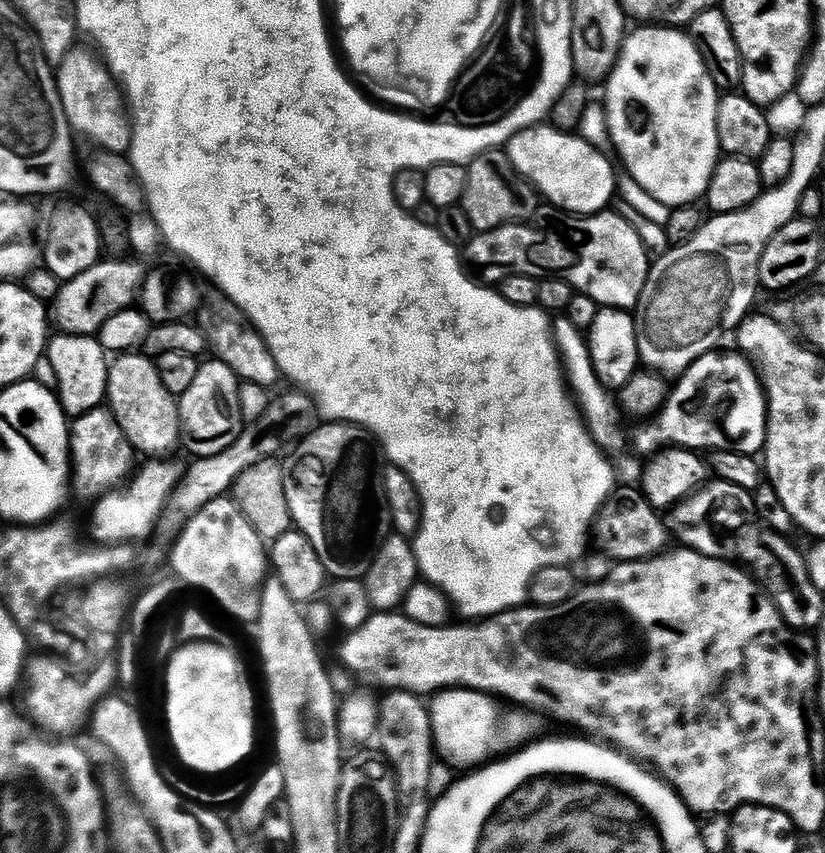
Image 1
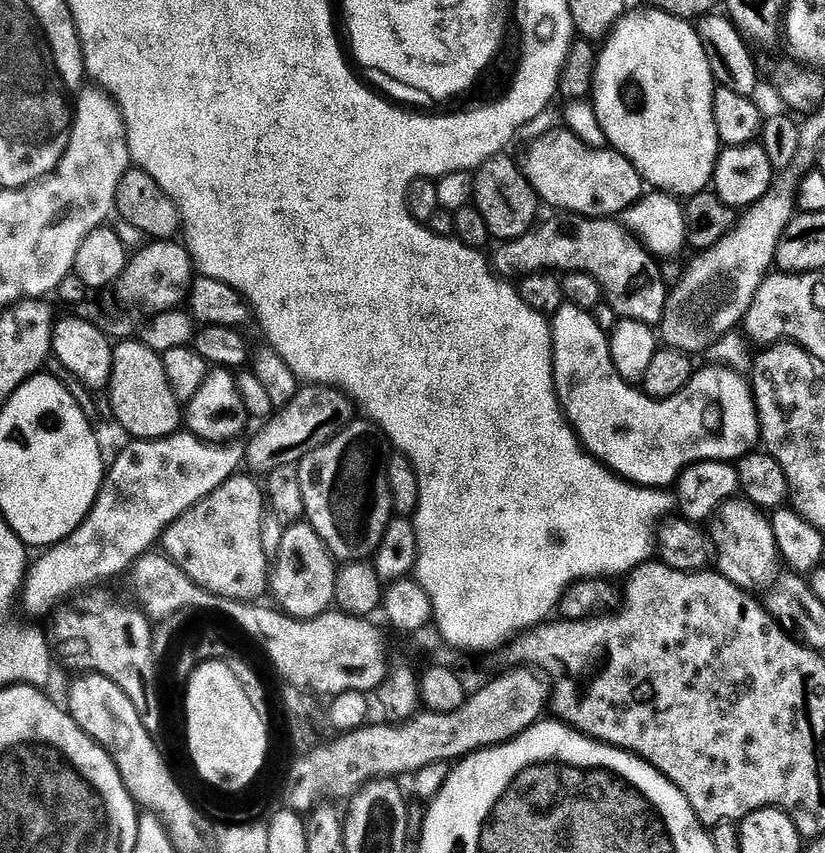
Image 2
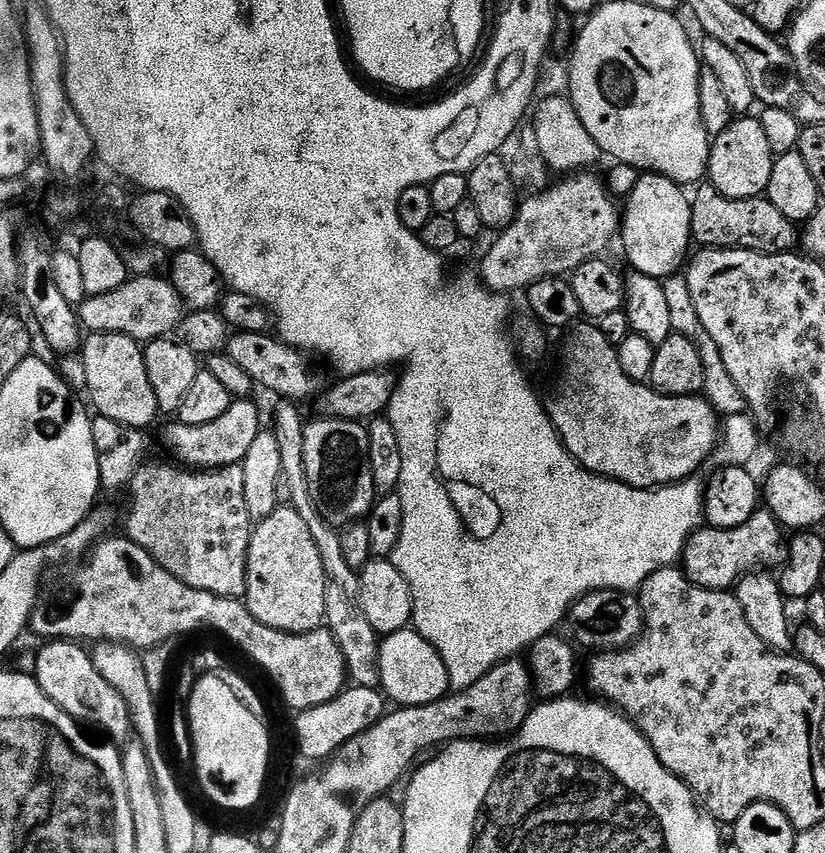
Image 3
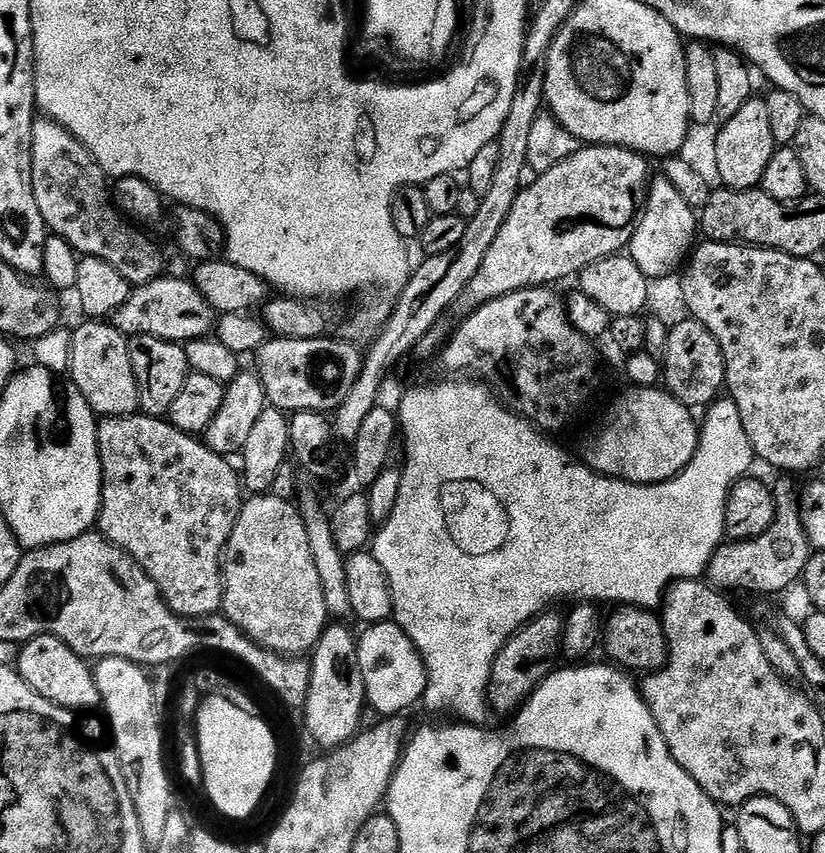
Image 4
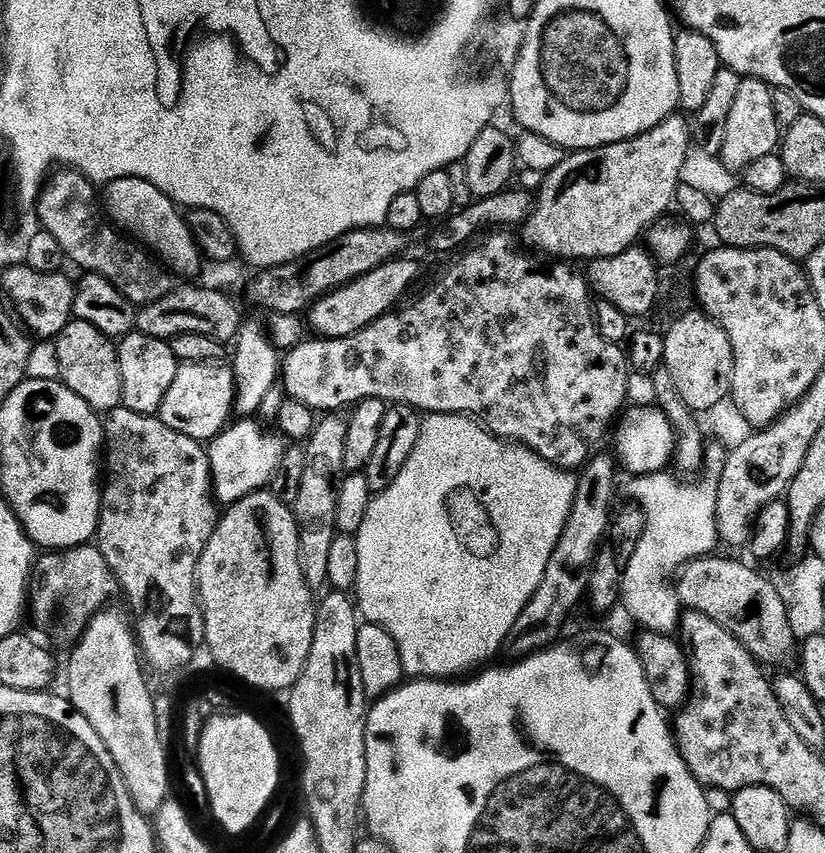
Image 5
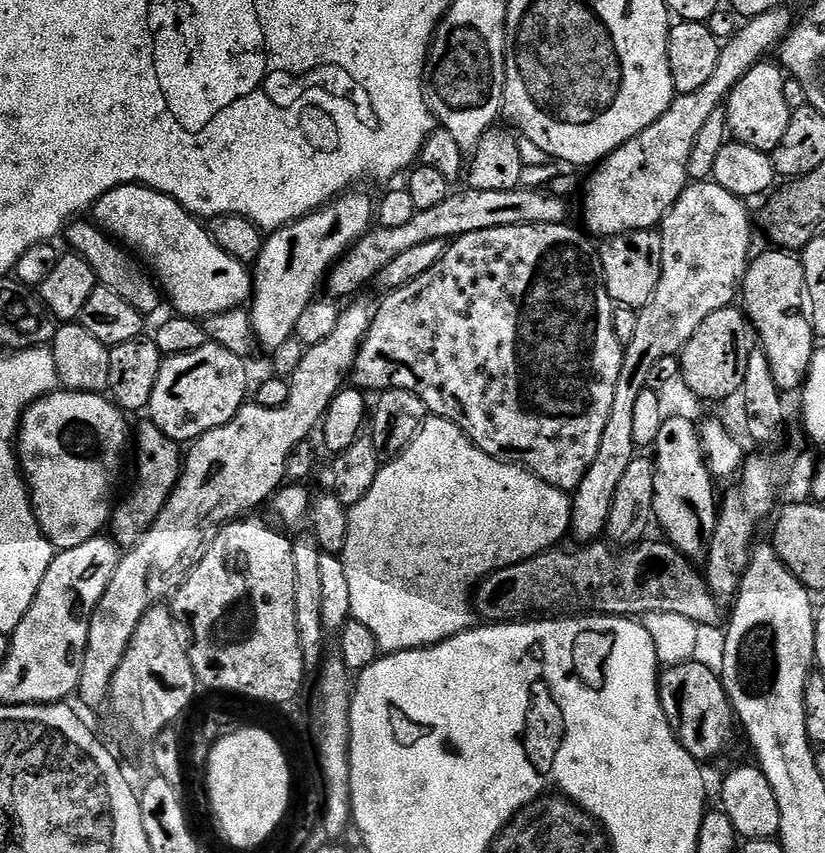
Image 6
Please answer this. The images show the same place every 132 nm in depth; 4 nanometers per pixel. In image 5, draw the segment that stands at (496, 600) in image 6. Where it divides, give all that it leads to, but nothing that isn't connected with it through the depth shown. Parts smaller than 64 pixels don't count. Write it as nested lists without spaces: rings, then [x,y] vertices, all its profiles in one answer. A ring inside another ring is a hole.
[[[720,555],[700,556],[680,569],[674,587],[680,596],[681,605],[689,612],[701,612],[706,614],[706,618],[718,622],[735,640],[742,642],[757,661],[763,662],[765,665],[780,663],[792,651],[793,653],[797,651],[798,639],[791,632],[787,606],[784,604],[779,590],[776,589],[775,584],[768,576],[766,578],[762,573],[755,572],[754,569],[747,568],[746,565],[739,564],[738,561],[727,560],[726,557]]]

